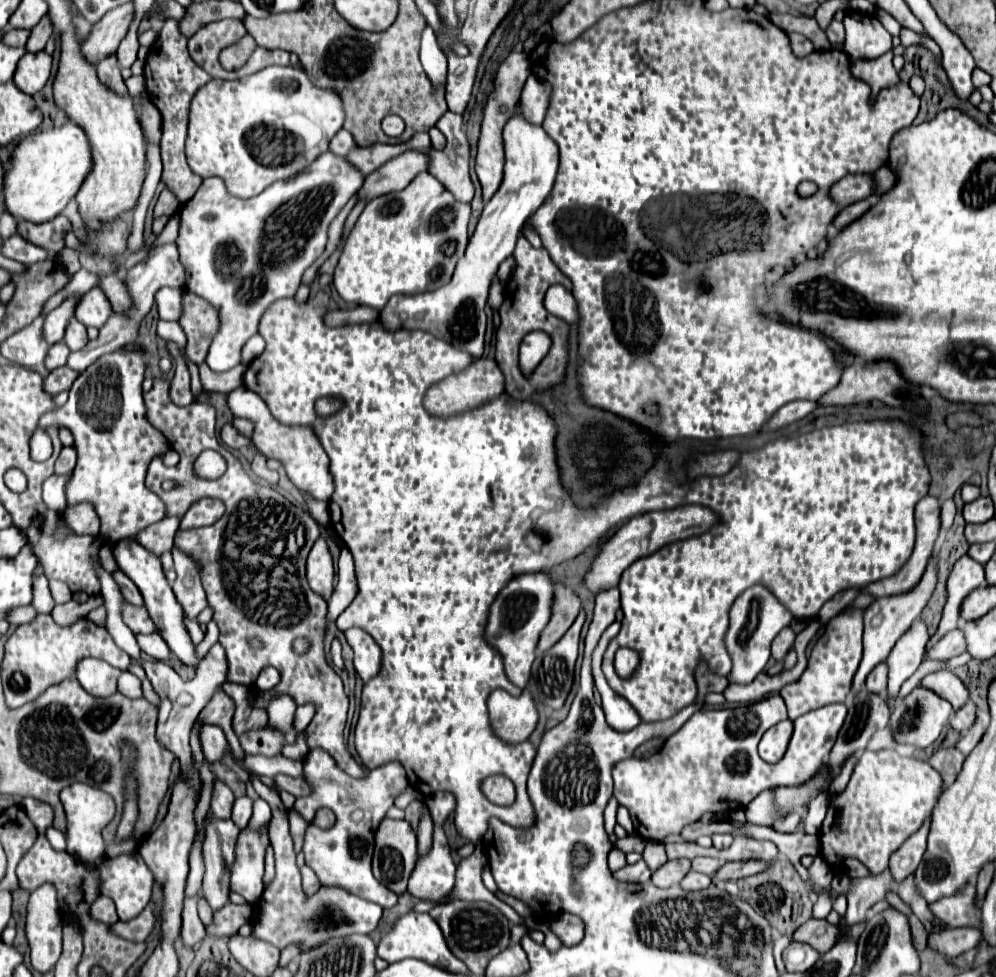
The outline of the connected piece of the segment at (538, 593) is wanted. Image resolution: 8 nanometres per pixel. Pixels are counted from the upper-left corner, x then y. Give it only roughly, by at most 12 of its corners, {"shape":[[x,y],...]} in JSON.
{"shape":[[514,576],[490,604],[484,638],[526,688],[552,580]]}

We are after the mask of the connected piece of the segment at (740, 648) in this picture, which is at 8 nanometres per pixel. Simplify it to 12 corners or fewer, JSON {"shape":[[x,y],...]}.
{"shape":[[766,586],[734,600],[726,678],[750,684],[792,614]]}

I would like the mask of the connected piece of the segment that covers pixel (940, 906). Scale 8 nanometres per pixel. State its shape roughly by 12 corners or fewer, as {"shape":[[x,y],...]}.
{"shape":[[976,880],[928,904],[950,928],[980,928]]}

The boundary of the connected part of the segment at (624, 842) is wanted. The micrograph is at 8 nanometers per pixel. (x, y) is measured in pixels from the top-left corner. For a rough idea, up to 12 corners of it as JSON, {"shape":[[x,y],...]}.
{"shape":[[626,836],[616,848],[642,854],[644,842],[640,836]]}

